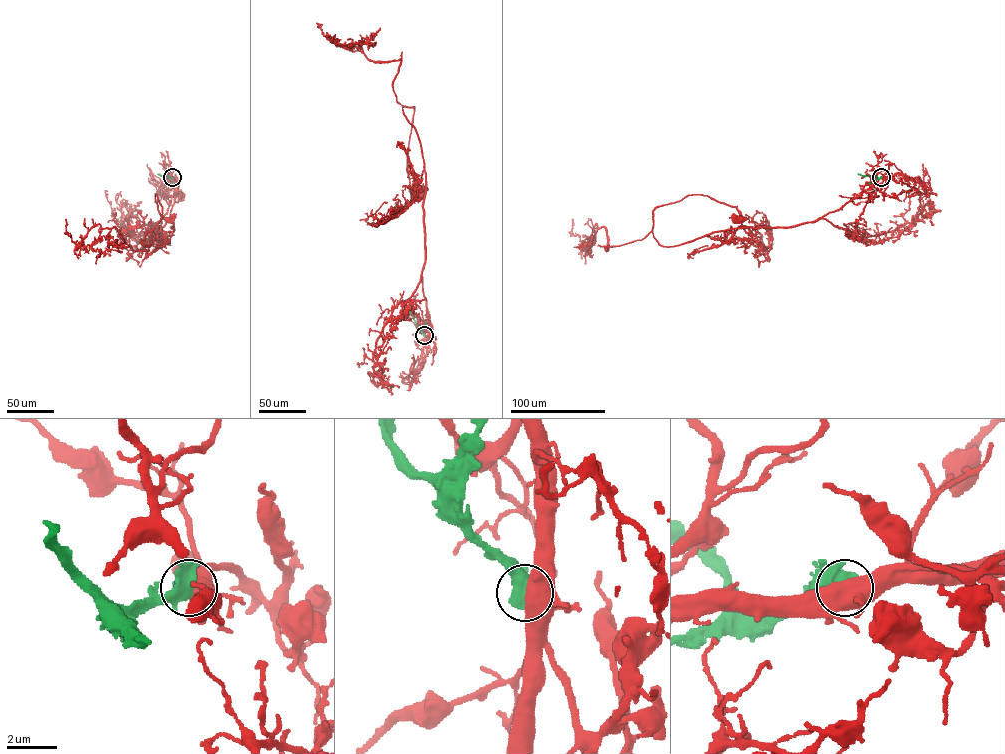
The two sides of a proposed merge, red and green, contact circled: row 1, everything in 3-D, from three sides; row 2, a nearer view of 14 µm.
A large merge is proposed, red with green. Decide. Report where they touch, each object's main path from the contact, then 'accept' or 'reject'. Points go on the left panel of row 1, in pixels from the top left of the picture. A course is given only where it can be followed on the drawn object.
at (172, 177); red runs (172, 177), (173, 230), (164, 245), (154, 246), (151, 234), (162, 213), (156, 194), (160, 214), (170, 220); green runs (172, 177), (158, 173); reject

